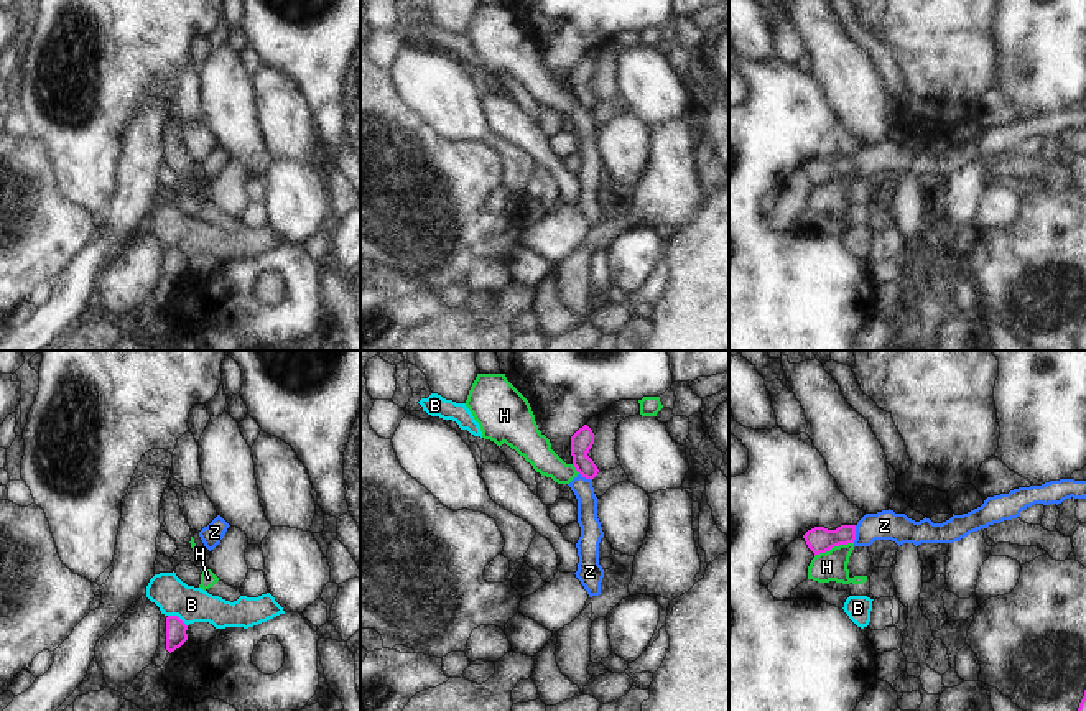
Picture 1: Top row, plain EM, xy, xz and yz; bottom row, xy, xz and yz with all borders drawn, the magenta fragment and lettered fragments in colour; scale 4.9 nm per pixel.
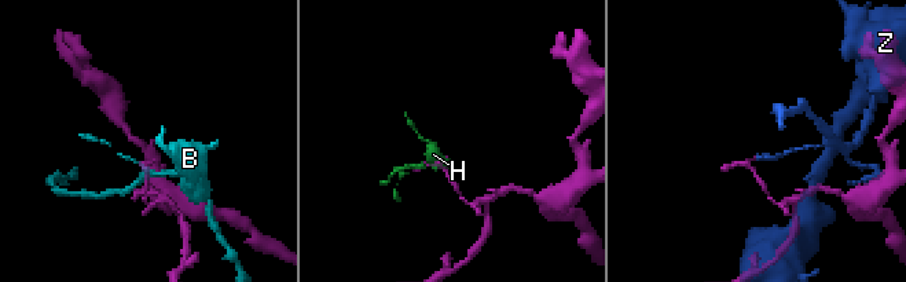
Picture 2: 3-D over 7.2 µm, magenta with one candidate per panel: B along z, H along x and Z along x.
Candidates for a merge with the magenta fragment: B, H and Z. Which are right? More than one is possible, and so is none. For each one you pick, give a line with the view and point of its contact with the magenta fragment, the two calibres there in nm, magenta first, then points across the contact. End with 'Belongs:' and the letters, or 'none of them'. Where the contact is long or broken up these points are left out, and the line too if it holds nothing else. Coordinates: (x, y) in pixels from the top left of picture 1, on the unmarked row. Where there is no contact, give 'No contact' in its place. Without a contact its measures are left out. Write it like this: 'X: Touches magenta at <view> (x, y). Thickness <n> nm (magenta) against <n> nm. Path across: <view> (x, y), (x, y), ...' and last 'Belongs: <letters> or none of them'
Belongs: none of them.

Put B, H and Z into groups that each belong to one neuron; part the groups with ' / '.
B / H Z

